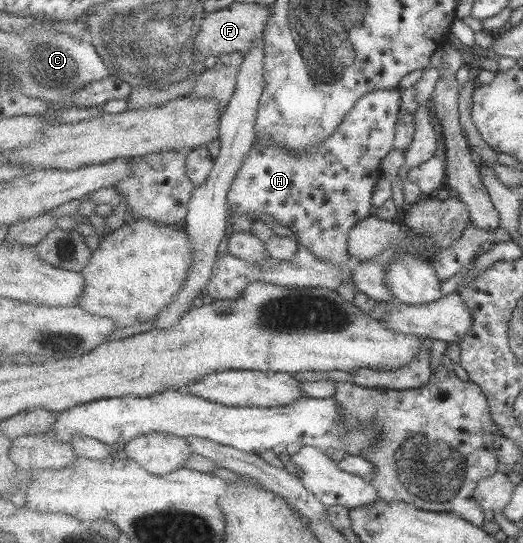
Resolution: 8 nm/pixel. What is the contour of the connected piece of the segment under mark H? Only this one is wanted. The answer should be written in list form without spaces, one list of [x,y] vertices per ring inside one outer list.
[[[399,88],[366,94],[345,116],[339,128],[317,148],[295,152],[279,146],[273,140],[256,138],[251,152],[245,158],[228,192],[230,208],[238,214],[245,215],[247,212],[266,212],[293,232],[292,236],[297,238],[297,244],[311,250],[319,259],[333,262],[342,270],[349,268],[352,256],[349,254],[347,242],[351,228],[373,215],[371,198],[381,178],[377,174],[381,174],[383,158],[394,150],[395,146],[401,94],[402,90]]]

